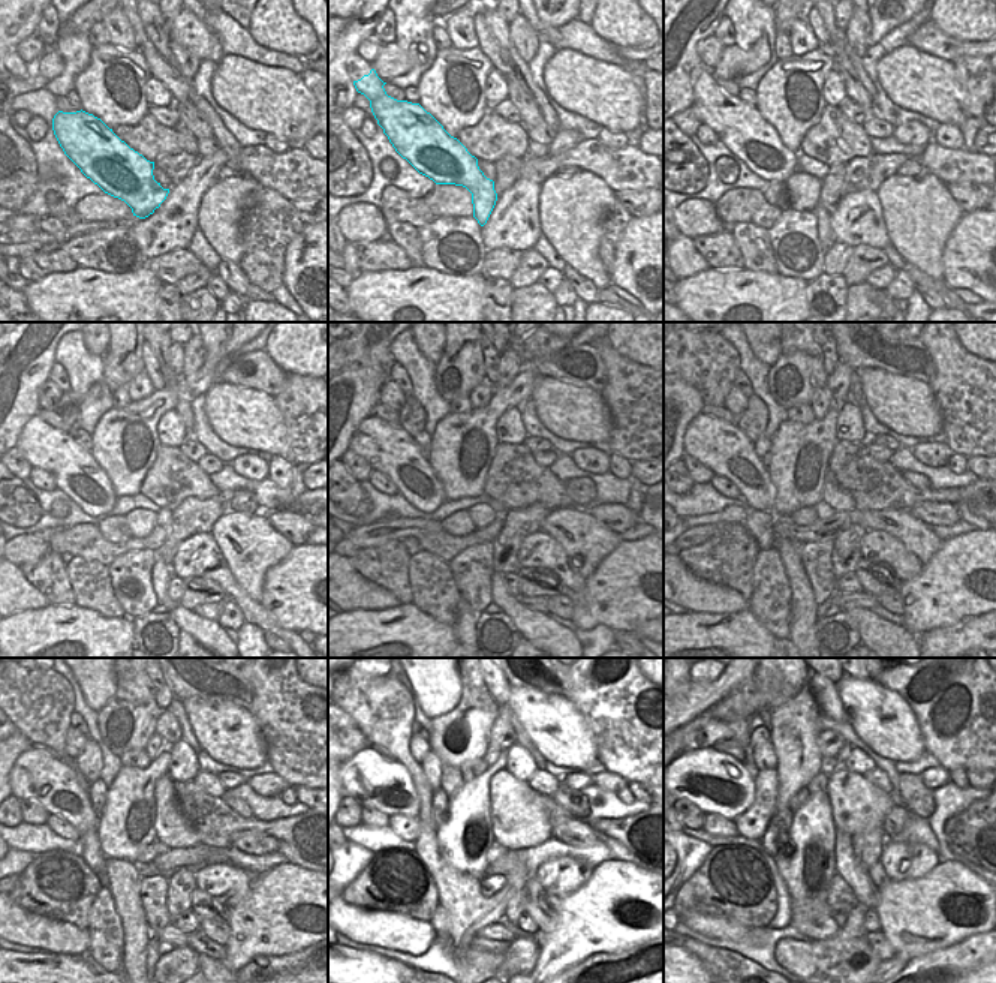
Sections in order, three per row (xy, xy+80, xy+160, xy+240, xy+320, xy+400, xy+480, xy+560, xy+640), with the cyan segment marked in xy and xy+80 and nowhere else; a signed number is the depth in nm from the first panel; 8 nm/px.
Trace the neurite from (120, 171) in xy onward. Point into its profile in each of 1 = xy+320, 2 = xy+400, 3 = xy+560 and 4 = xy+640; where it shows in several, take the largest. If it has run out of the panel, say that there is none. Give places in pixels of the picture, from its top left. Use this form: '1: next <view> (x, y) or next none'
1: next xy+320 (391, 450)
2: next xy+400 (724, 448)
3: next xy+560 (373, 779)
4: next xy+640 (716, 782)

